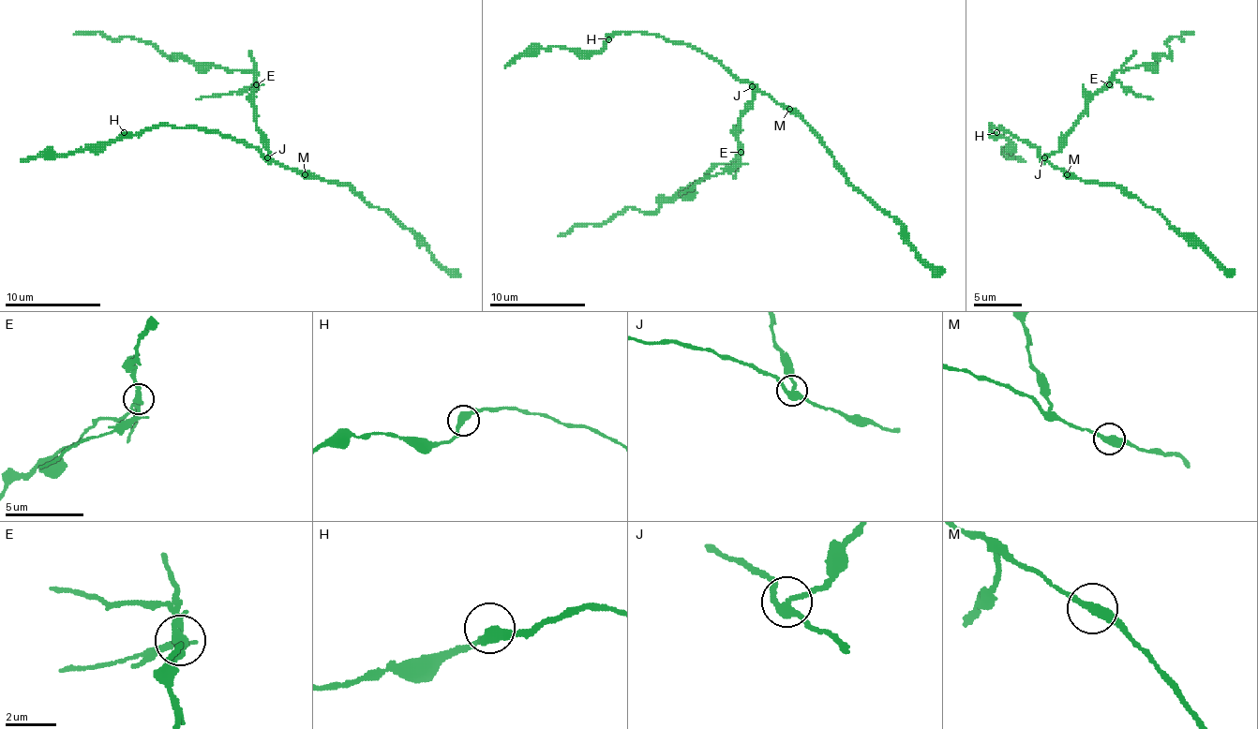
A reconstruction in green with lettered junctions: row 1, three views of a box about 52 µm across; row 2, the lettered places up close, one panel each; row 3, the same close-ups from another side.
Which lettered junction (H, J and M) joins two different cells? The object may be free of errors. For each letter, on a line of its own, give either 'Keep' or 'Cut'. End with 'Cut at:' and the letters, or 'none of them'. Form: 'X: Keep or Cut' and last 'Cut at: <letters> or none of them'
H: Keep
J: Cut
M: Keep
Cut at: J

